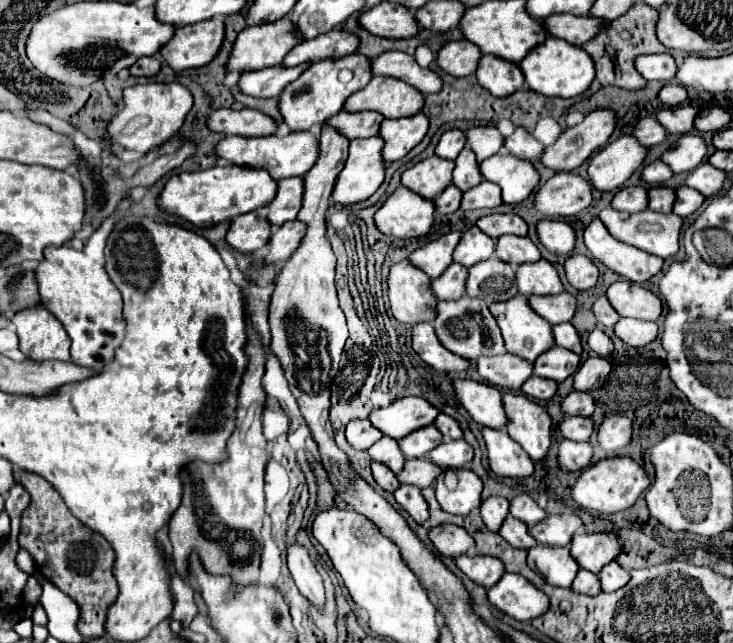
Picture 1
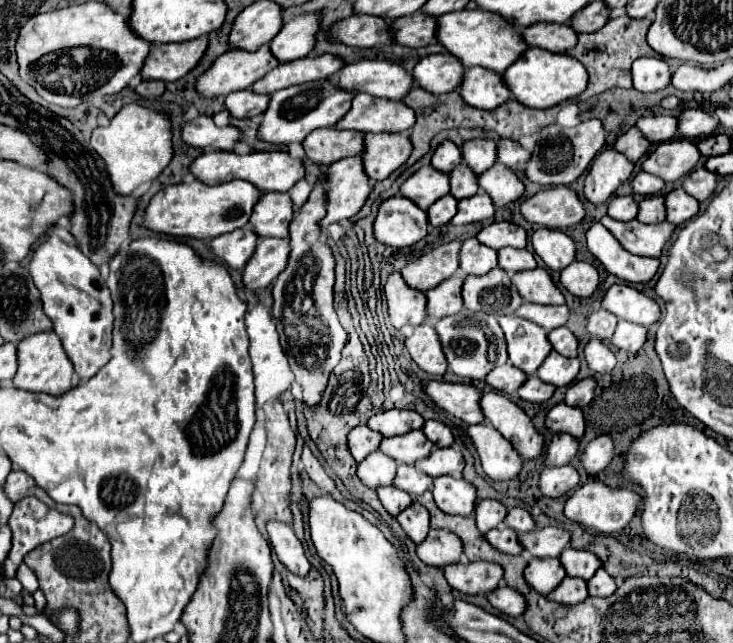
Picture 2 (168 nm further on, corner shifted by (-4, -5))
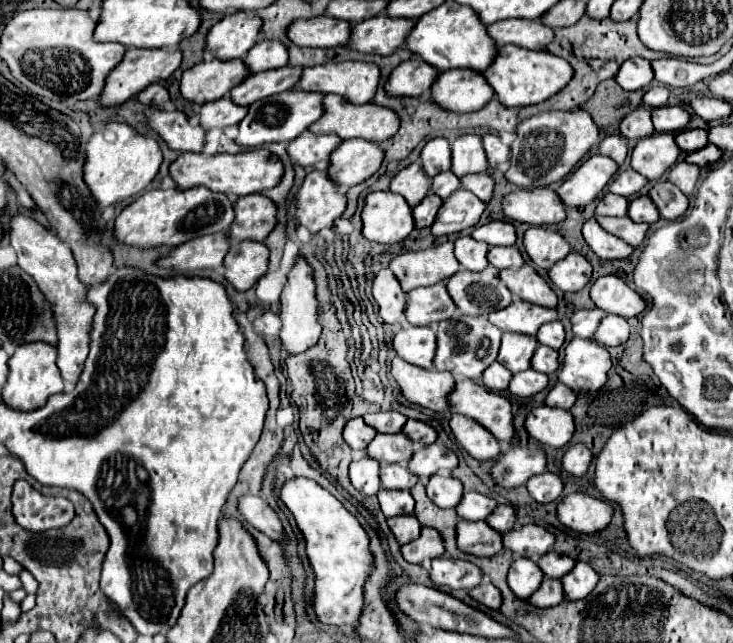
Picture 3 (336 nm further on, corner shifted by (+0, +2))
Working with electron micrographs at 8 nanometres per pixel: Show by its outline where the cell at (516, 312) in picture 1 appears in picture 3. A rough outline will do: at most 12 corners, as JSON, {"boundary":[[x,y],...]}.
{"boundary":[[503,333],[497,361],[511,373],[527,371],[539,343]]}

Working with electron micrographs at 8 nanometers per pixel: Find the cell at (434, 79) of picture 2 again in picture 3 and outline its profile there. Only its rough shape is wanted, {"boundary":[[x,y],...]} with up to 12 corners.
{"boundary":[[409,59],[385,81],[389,97],[421,97],[437,77],[425,61]]}

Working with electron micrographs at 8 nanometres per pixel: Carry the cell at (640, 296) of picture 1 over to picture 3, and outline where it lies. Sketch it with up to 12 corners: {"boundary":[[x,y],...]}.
{"boundary":[[617,275],[591,287],[593,303],[605,313],[635,317],[645,301]]}

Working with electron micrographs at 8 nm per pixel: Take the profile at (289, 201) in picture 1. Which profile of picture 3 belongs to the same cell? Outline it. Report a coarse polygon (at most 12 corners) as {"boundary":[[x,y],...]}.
{"boundary":[[265,195],[239,197],[229,241],[265,241],[275,205]]}

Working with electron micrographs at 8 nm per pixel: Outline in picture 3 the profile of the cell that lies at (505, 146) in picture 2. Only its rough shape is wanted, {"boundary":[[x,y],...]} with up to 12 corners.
{"boundary":[[483,135],[489,167],[509,161],[509,147],[497,135]]}

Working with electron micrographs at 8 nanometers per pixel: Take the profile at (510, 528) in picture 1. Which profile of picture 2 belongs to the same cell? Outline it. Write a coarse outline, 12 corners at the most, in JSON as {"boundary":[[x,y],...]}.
{"boundary":[[499,526],[485,538],[505,554],[521,554],[517,532]]}

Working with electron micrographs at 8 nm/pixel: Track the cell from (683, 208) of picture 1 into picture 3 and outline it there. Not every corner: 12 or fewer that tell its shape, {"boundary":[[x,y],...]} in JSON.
{"boundary":[[669,181],[649,189],[667,221],[687,211],[687,197]]}

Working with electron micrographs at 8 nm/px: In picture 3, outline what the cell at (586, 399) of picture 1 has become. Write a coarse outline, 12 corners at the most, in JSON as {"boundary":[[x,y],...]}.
{"boundary":[[537,407],[525,419],[527,433],[547,447],[565,447],[573,415]]}

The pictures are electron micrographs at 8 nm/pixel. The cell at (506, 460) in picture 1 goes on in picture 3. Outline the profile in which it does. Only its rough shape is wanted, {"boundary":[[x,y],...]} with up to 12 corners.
{"boundary":[[453,415],[449,427],[477,461],[497,459],[501,445],[477,421]]}

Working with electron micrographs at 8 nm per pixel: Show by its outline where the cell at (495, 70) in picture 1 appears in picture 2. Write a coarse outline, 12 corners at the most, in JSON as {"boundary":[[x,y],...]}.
{"boundary":[[467,68],[461,96],[493,110],[511,98],[503,76]]}

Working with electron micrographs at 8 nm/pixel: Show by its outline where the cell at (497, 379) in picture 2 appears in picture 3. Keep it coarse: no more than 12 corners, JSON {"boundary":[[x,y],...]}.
{"boundary":[[495,361],[483,373],[487,389],[507,391],[511,371]]}

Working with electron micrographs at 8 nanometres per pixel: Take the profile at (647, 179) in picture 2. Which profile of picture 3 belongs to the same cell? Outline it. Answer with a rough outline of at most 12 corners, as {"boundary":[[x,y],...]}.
{"boundary":[[623,169],[609,185],[609,193],[631,197],[647,179],[633,169]]}

